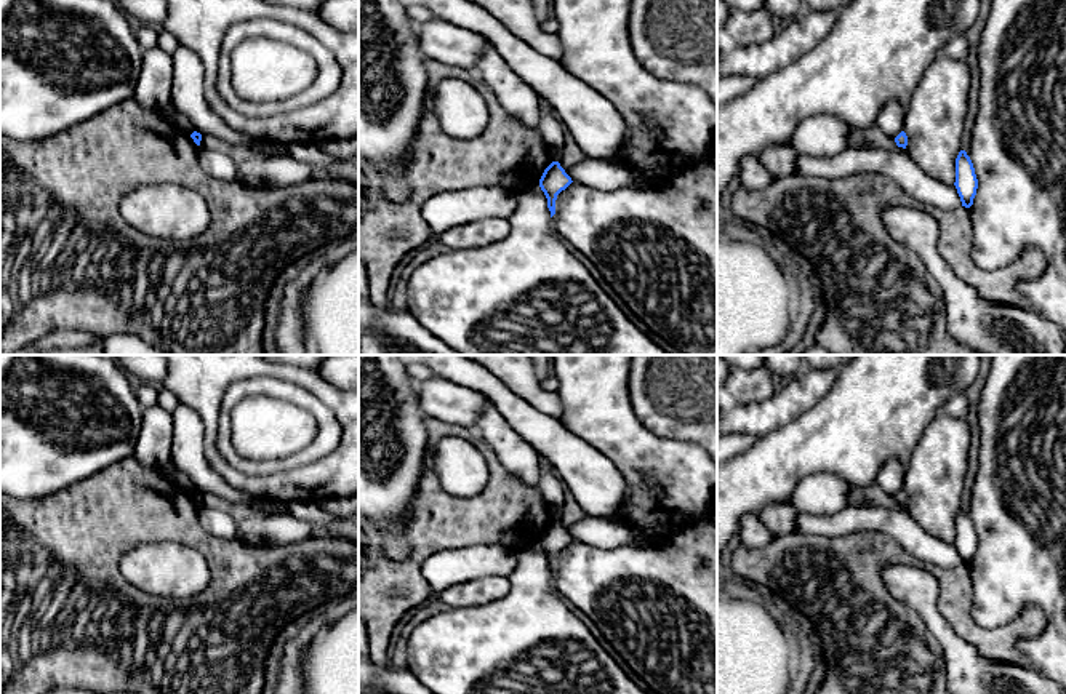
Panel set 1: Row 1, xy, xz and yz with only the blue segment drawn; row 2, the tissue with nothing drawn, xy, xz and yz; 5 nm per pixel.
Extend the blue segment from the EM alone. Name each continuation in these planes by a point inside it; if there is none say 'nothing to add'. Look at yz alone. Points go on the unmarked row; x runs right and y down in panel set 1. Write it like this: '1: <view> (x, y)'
nothing to add

